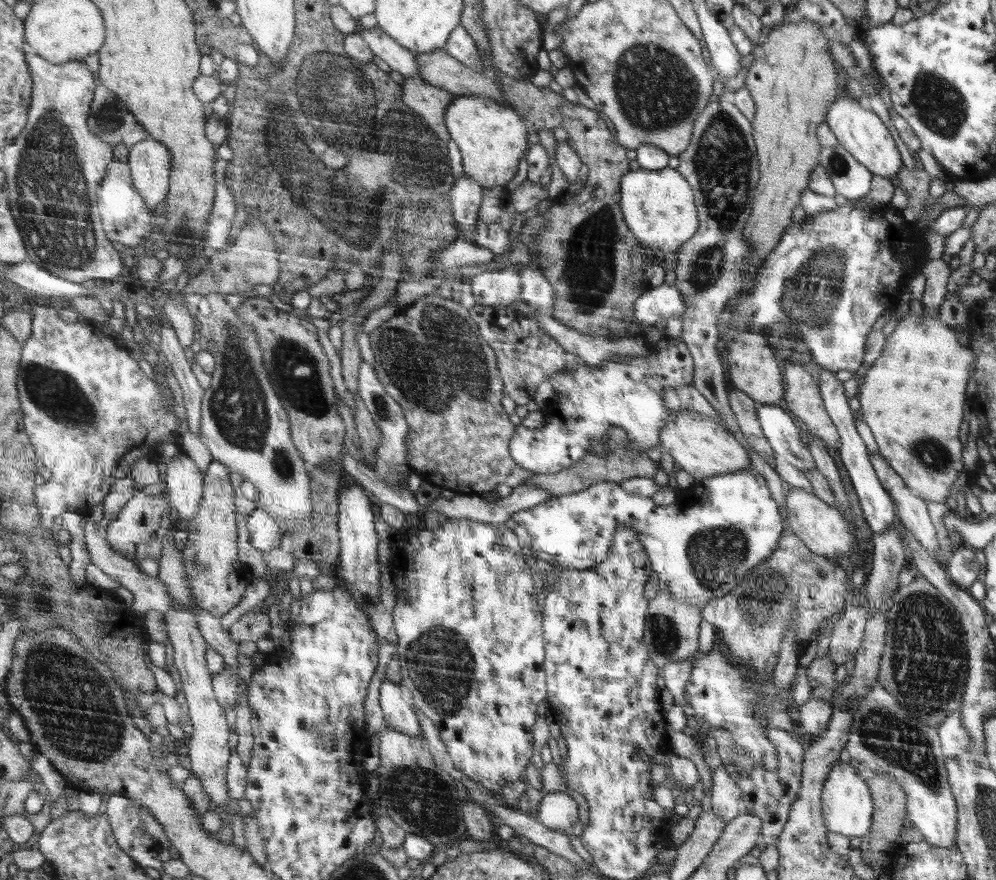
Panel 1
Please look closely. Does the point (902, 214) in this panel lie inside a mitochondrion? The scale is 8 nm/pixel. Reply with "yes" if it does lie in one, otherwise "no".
no

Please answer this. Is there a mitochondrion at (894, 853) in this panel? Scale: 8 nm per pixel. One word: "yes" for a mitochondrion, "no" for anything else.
no

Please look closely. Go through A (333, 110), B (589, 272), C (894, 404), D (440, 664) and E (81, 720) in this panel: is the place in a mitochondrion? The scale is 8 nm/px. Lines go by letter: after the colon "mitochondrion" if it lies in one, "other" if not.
A: mitochondrion
B: mitochondrion
C: other
D: mitochondrion
E: mitochondrion

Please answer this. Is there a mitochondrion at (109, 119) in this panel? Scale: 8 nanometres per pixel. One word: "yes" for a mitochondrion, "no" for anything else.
yes

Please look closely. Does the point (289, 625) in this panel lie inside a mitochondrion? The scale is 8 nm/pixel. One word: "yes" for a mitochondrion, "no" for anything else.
no

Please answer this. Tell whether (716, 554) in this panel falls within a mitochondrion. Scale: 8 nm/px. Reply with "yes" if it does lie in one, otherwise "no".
yes

